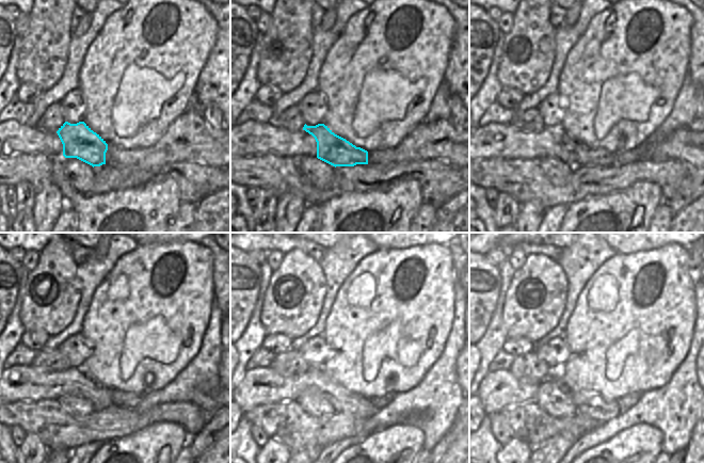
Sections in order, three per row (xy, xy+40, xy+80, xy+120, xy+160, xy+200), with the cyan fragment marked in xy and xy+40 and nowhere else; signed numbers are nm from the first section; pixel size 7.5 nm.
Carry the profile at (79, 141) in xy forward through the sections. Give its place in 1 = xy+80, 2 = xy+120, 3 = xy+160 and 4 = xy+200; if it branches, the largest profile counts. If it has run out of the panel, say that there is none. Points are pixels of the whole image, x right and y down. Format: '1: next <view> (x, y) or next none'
1: next xy+80 (587, 156)
2: next xy+120 (122, 398)
3: next xy+160 (384, 400)
4: next xy+200 (625, 402)

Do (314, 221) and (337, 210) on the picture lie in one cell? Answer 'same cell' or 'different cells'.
different cells

